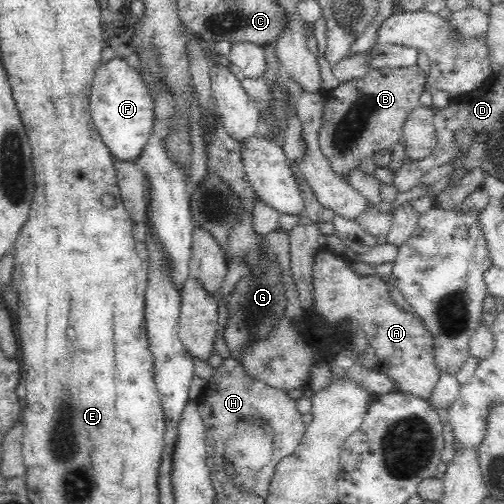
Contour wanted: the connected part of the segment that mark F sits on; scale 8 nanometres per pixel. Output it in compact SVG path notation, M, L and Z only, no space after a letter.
M112 58L96 70L89 103L94 125L112 156L135 161L148 144L155 122L155 104L138 70L122 58Z

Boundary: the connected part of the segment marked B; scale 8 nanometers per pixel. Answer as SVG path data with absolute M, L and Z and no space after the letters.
M417 65L413 66L406 66L405 68L390 68L390 67L383 67L378 69L372 69L370 70L366 75L363 76L363 78L356 78L351 79L347 82L342 82L342 84L339 84L337 88L334 88L330 91L328 91L324 95L324 104L323 104L323 116L321 120L322 127L319 131L319 147L322 151L322 154L330 161L332 170L339 174L340 176L344 176L346 178L346 175L351 171L354 170L356 167L359 166L360 162L364 158L373 157L376 152L379 150L388 150L393 144L396 144L398 140L400 140L402 134L403 134L403 127L406 123L408 114L414 109L419 107L419 101L420 96L425 91L424 84L426 83L427 78L425 75L418 69Z

